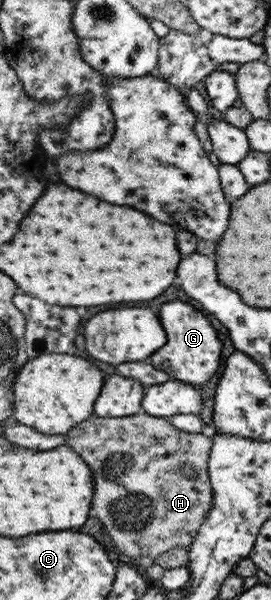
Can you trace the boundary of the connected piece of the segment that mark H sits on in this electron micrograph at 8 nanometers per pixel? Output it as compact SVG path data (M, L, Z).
M141 412L126 417L95 414L86 423L72 429L68 443L92 466L97 481L94 509L123 556L134 562L142 556L156 558L170 549L192 547L204 515L212 505L213 489L206 477L206 461L214 441L200 433L176 429L167 418Z

